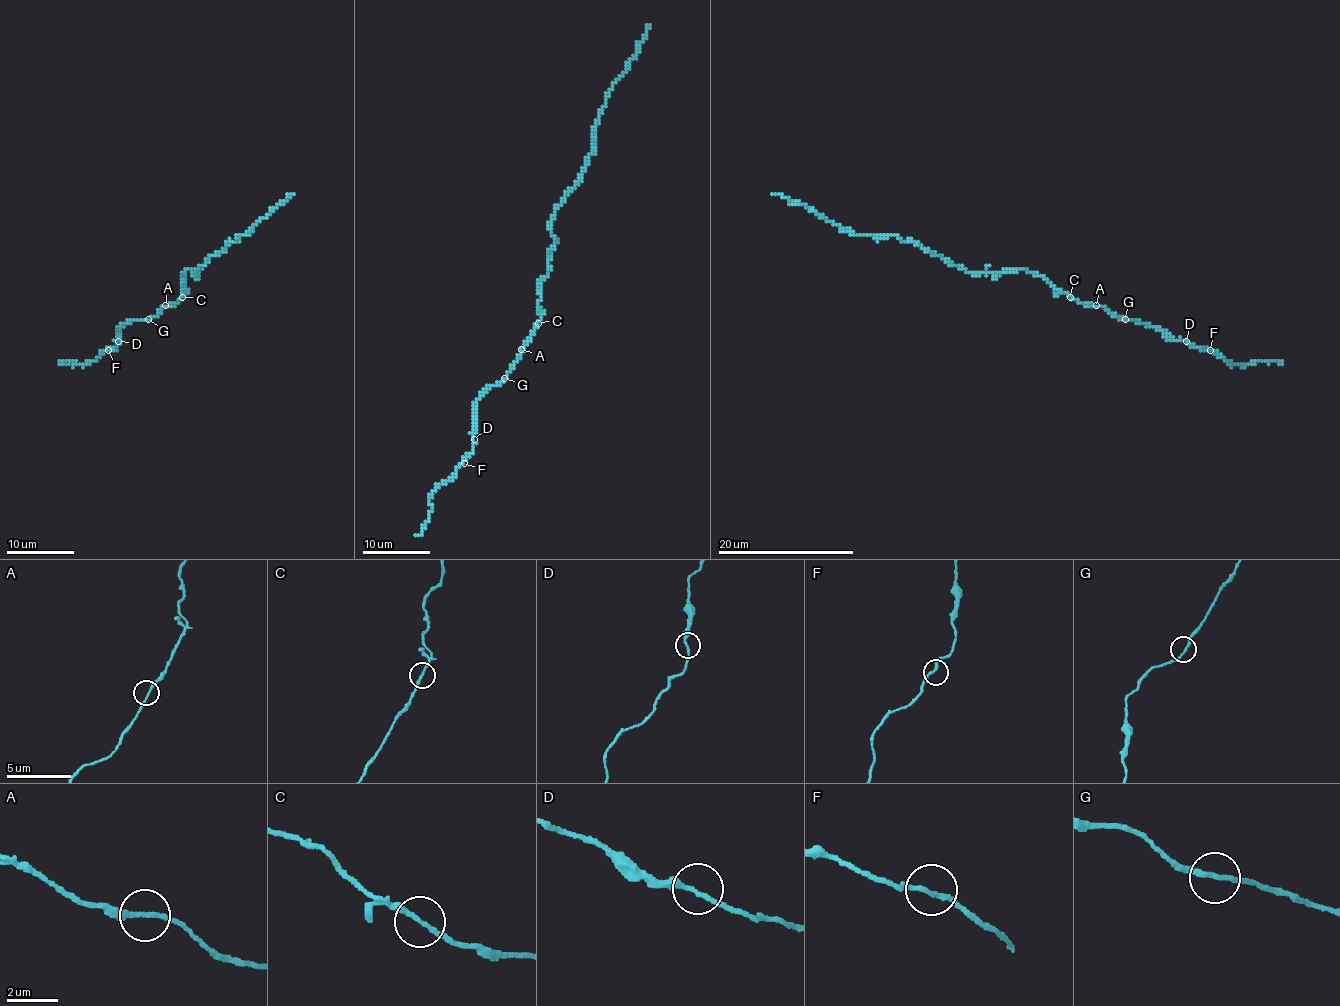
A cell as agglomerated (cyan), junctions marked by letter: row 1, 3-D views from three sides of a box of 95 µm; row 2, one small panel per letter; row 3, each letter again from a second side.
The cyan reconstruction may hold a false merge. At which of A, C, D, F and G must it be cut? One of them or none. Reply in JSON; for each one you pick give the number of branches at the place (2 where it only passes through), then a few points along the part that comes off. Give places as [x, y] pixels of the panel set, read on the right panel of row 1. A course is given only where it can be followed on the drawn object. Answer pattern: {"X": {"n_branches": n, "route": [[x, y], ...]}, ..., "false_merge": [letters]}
{"false_merge": []}

